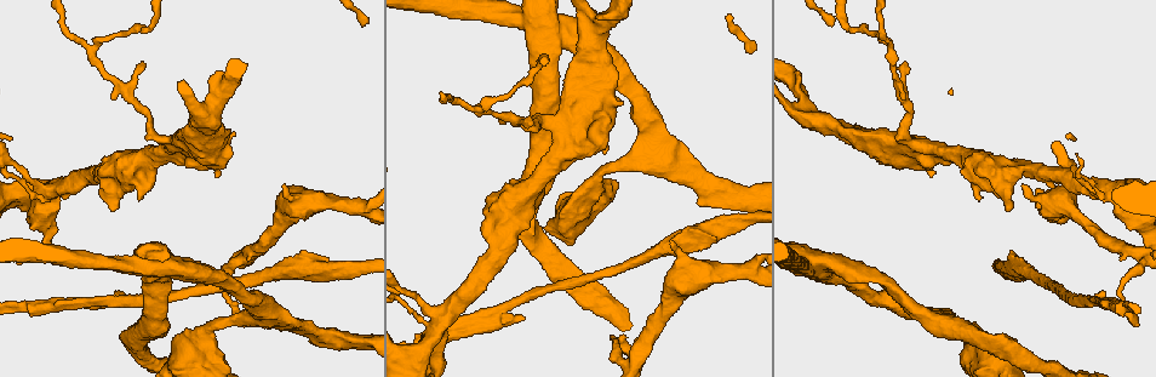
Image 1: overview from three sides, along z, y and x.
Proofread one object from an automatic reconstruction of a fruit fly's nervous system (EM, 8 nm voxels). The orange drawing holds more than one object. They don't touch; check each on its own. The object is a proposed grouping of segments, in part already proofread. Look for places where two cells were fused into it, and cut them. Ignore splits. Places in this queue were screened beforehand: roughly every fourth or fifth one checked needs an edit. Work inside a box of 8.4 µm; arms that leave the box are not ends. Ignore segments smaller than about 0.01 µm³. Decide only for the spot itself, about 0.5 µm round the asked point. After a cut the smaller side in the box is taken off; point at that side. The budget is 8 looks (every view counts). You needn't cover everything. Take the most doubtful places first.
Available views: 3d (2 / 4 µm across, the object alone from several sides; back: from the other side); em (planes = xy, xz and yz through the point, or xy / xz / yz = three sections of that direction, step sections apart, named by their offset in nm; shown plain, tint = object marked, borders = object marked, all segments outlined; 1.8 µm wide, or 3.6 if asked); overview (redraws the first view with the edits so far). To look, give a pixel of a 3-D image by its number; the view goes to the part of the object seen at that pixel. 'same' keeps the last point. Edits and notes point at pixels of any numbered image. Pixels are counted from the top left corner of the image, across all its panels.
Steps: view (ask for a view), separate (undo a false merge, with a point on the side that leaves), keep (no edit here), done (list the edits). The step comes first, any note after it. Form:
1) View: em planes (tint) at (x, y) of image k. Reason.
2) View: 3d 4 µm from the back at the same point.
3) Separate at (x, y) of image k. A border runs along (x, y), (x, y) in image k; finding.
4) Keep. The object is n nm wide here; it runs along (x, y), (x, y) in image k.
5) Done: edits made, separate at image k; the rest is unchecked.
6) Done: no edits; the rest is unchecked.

View: 3d 2 µm at (1087, 303) of image 1. Branch point.

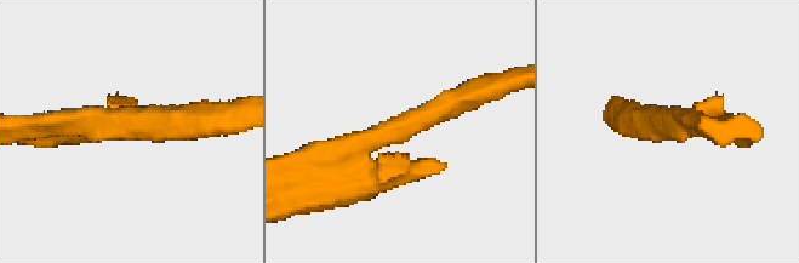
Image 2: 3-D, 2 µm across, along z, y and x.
View: em planes (tint) at (125, 121) of image 2. Shape alone is not enough.

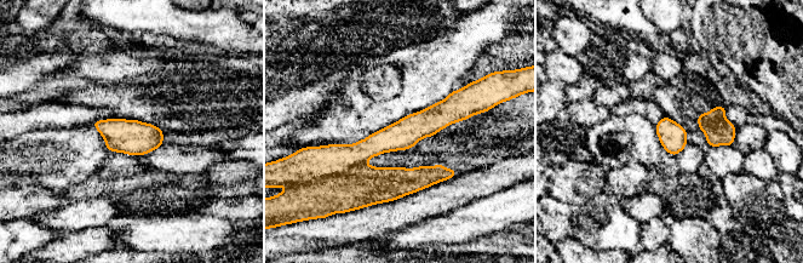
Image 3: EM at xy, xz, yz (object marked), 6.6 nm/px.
Separate at (361, 186) of image 3. A border runs along (365, 163), (327, 177) in image 3; two cells meet here.

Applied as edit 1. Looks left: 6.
View: em 3.6 µm xz step 4 (tint) at (540, 16) of image 1. Calibre changes.

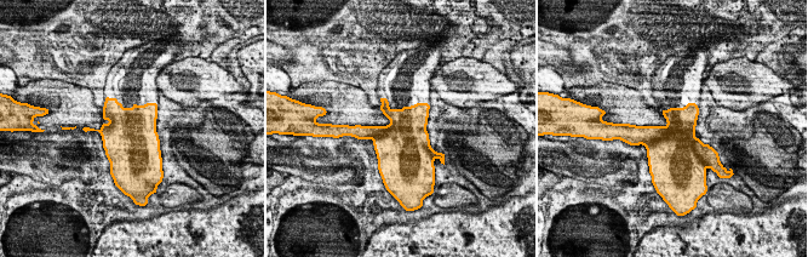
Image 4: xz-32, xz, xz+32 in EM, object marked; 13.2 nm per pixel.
View: em 3.6 µm xy step 8 (tint) at the same point. Another direction.

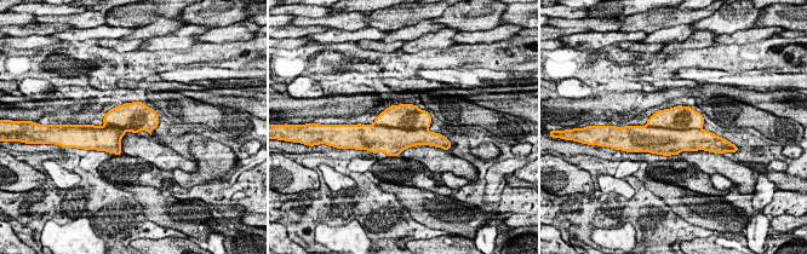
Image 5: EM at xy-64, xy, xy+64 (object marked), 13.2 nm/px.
Separate at (407, 116) of image 5. A border runs along (373, 123), (407, 130), (425, 130) in image 5; a second cell is stuck on.

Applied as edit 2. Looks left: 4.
View: 3d 4 µm at (1103, 187) of image 1. Two arms at a narrow angle.

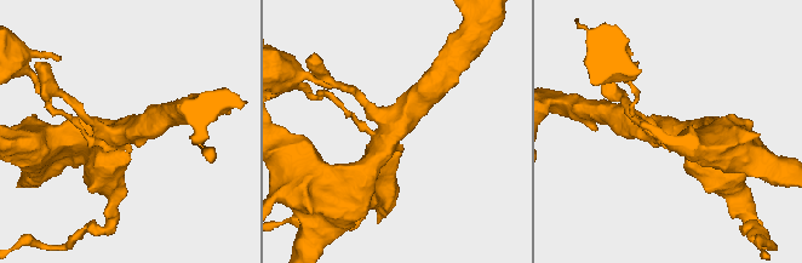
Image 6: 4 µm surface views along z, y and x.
View: em planes (plain) at (668, 133) of image 6.

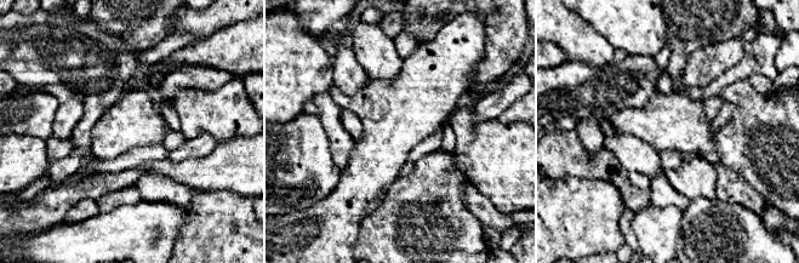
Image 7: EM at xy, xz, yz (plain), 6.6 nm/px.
View: em planes (tint) at the same point.

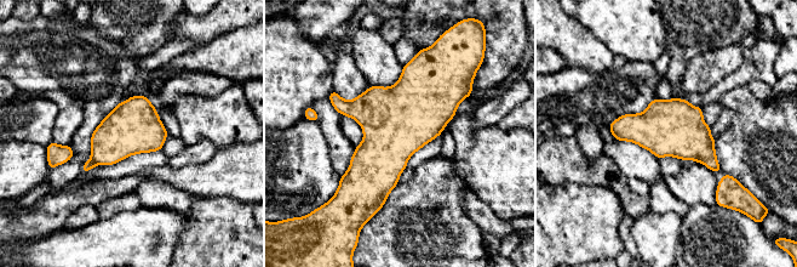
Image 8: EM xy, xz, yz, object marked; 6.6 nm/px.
Separate at (89, 165) of image 8. The object is 360 nm wide here; a border runs along (91, 158), (96, 164) in image 8; a second cell is stuck on.

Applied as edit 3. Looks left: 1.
Done: edits made, separate at image 3, separate at image 5, separate at image 8; the rest is unchecked.

